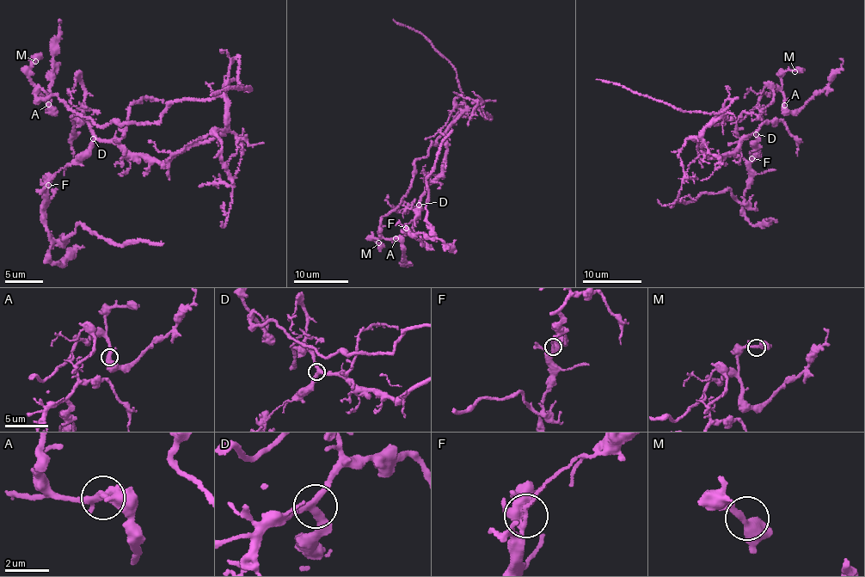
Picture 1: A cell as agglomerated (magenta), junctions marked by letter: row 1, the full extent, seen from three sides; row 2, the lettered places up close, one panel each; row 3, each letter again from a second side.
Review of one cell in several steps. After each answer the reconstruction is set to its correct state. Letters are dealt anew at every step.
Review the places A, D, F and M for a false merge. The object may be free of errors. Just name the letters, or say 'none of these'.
F

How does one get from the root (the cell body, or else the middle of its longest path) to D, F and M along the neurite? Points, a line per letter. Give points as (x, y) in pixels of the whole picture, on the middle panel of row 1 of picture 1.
D: (459, 117), (450, 124), (445, 137), (445, 170), (429, 185), (419, 205)
F: (459, 117), (450, 124), (445, 137), (445, 170), (429, 185), (414, 219), (406, 225), (406, 229)
M: (459, 117), (461, 104), (415, 162), (408, 193), (382, 217), (381, 237), (372, 236), (378, 242)

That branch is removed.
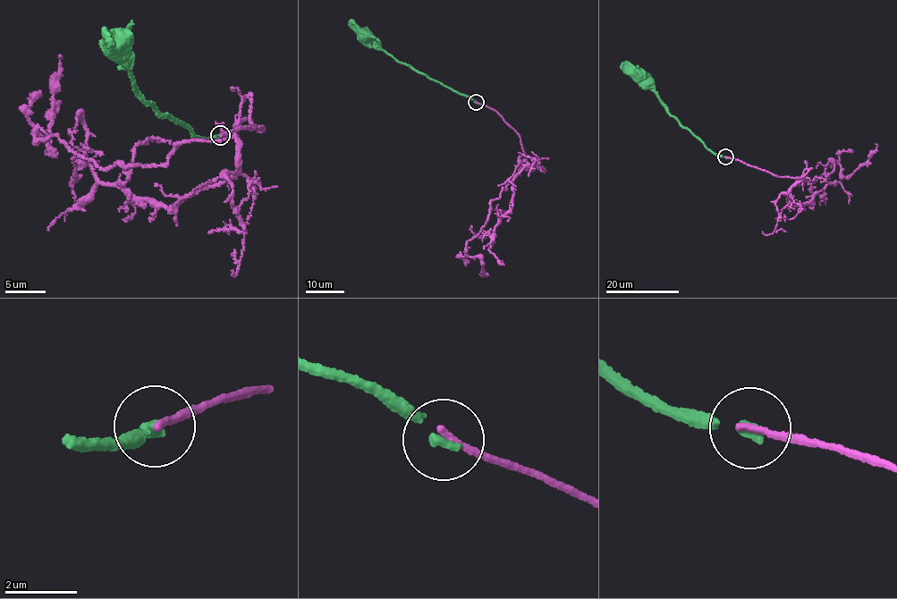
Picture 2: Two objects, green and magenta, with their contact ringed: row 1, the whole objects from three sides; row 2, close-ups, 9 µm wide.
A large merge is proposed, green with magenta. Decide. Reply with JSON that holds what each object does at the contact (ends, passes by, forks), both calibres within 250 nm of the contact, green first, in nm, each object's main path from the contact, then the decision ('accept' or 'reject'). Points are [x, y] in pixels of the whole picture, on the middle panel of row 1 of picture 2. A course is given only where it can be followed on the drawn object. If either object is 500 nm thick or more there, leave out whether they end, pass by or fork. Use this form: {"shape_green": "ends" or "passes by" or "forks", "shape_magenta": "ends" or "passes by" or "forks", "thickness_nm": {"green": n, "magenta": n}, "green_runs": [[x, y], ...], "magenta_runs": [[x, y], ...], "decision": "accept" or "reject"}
{"shape_green": "ends", "shape_magenta": "ends", "thickness_nm": {"green": 280, "magenta": 170}, "green_runs": [[475, 102], [395, 59], [363, 36]], "magenta_runs": [[475, 101], [513, 129], [527, 163], [491, 201], [478, 234], [467, 241], [466, 255], [481, 260], [480, 273]], "decision": "reject"}

